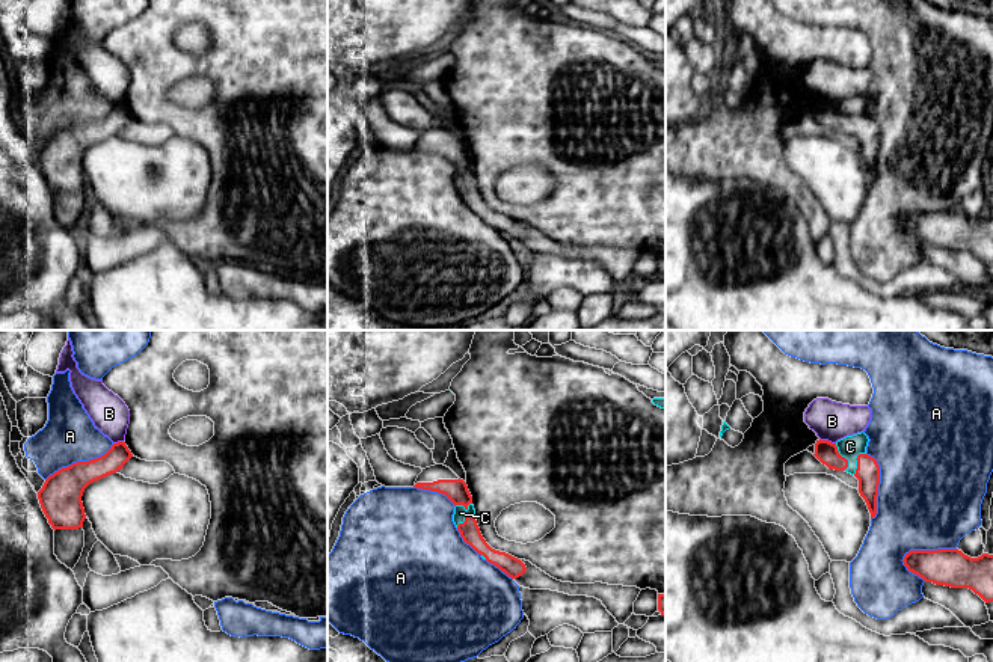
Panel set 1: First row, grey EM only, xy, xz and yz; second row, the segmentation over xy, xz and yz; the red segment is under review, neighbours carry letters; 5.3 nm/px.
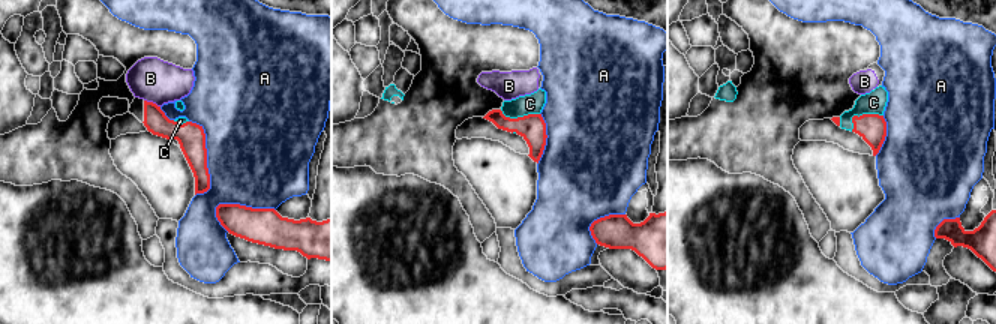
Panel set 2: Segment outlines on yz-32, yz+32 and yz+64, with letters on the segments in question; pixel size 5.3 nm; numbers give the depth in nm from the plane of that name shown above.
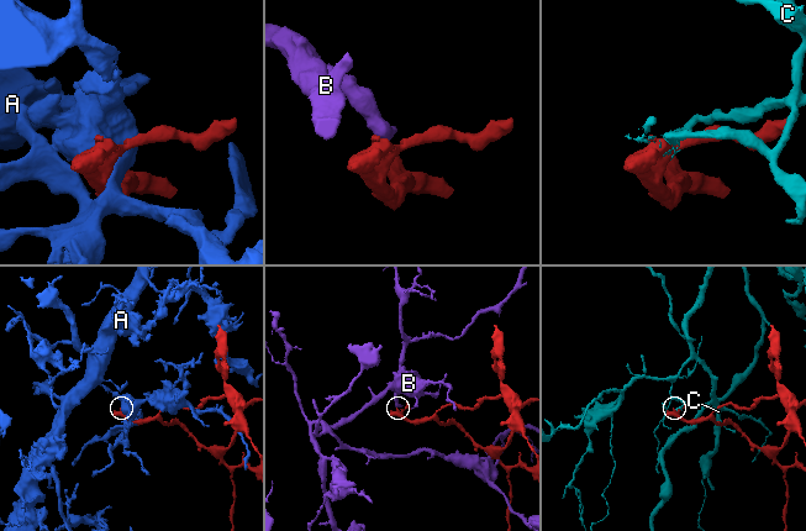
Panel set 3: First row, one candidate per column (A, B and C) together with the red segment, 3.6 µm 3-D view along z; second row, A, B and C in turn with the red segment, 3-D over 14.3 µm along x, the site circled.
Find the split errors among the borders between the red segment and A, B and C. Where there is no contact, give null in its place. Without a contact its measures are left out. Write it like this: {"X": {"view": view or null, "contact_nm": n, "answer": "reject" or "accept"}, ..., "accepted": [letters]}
{"A": {"view": "yz", "contact_nm": 300, "answer": "reject"}, "B": {"view": "yz", "contact_nm": 90, "answer": "reject"}, "C": {"view": "yz", "contact_nm": 160, "answer": "reject"}, "accepted": []}

